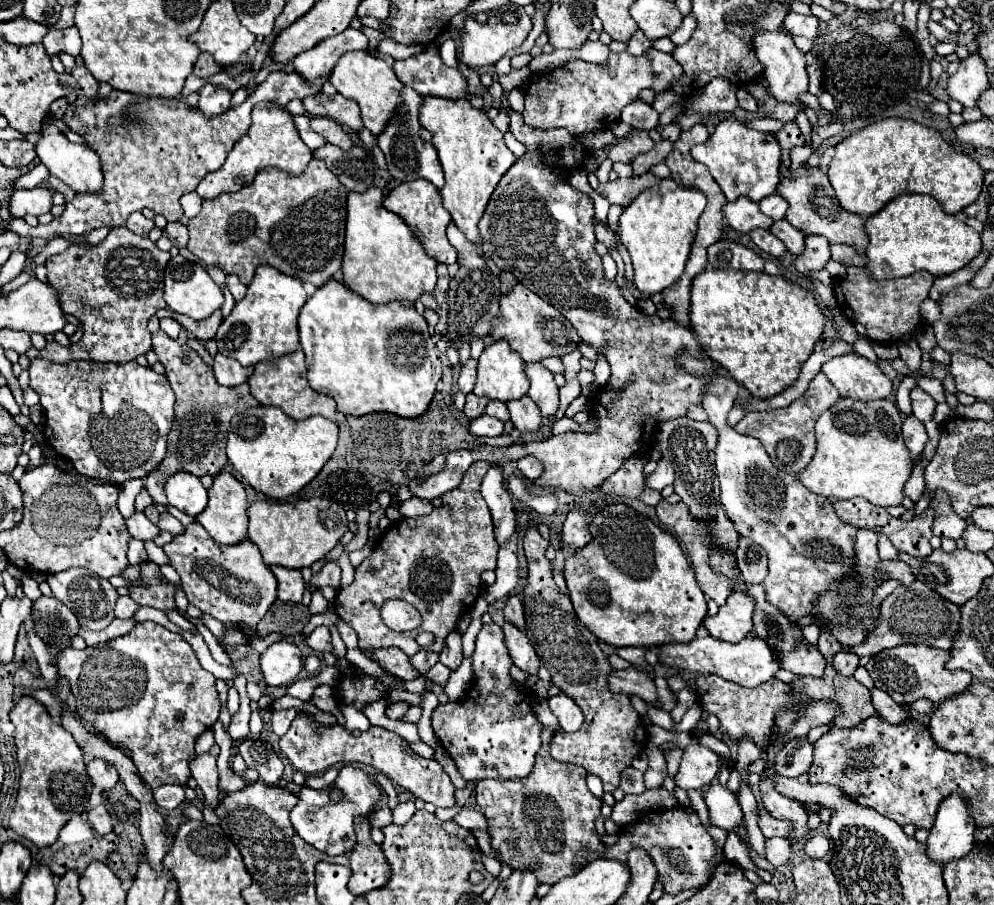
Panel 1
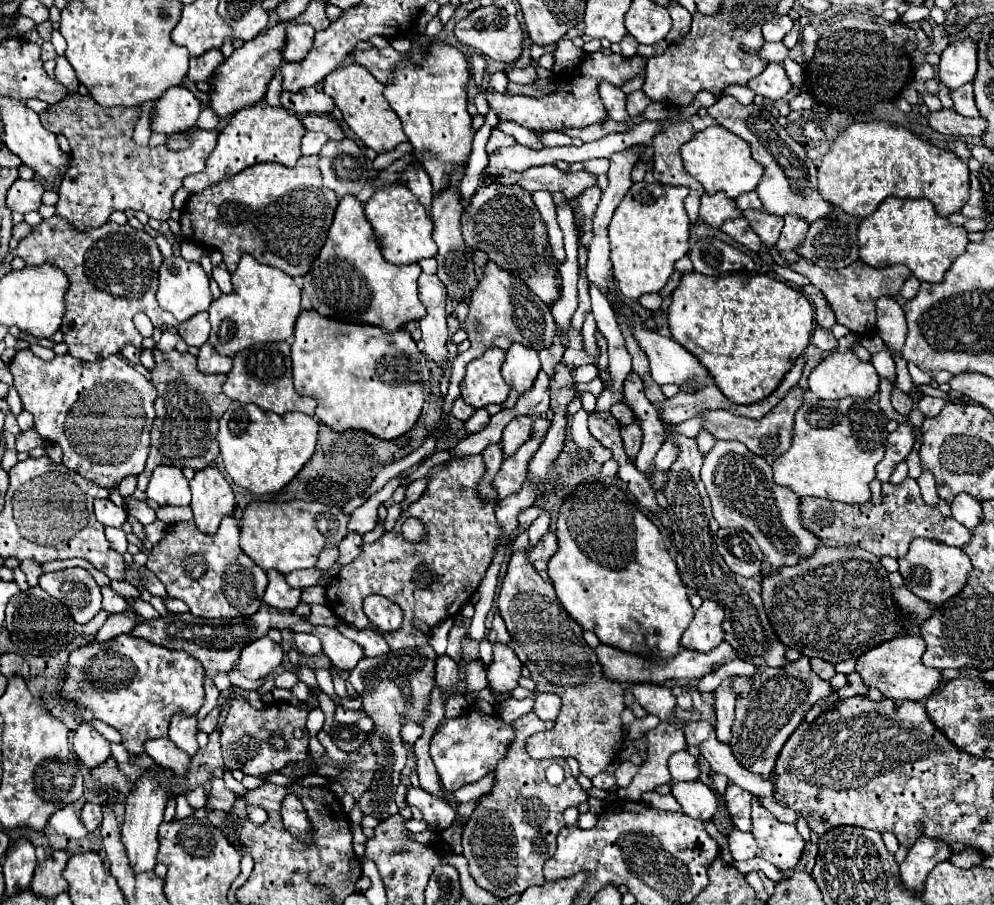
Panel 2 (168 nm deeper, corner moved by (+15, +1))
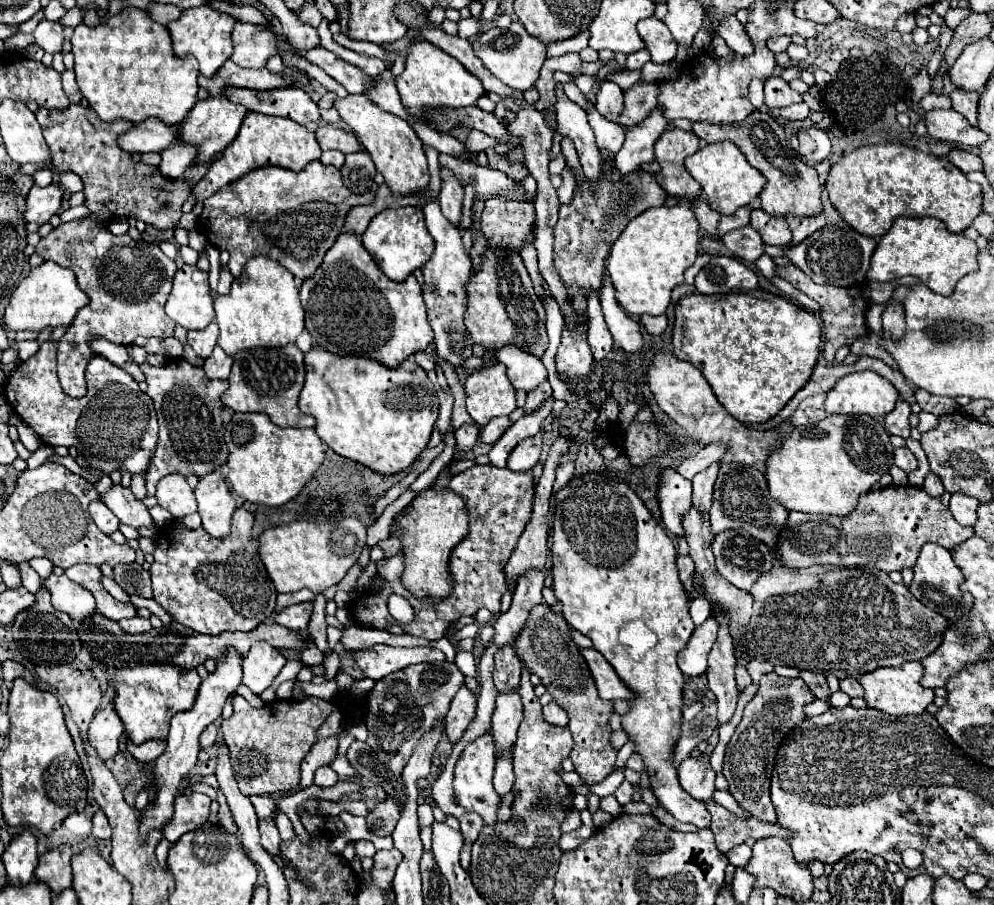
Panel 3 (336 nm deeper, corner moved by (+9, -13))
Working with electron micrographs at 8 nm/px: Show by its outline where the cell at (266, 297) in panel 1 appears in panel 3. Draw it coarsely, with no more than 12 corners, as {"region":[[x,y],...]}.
{"region":[[251,259],[215,300],[219,347],[295,343],[305,329],[295,277]]}

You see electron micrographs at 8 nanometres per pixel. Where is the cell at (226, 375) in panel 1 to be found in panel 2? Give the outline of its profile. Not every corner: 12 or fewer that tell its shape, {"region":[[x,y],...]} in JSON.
{"region":[[209,343],[197,355],[199,371],[229,373],[233,359],[219,355]]}

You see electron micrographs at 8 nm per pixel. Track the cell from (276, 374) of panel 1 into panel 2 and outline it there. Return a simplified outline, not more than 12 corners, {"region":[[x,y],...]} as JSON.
{"region":[[289,343],[233,357],[223,393],[277,415],[315,415],[293,389]]}

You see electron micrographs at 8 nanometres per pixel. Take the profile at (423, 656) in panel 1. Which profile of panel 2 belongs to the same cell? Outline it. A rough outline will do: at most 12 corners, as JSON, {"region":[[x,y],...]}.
{"region":[[431,645],[367,657],[347,681],[375,721],[377,771],[359,799],[377,819],[399,813],[409,749],[403,719],[425,717]]}

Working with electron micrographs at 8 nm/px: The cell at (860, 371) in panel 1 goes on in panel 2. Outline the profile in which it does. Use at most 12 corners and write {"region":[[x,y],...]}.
{"region":[[833,351],[809,373],[819,399],[873,397],[879,375],[853,351]]}

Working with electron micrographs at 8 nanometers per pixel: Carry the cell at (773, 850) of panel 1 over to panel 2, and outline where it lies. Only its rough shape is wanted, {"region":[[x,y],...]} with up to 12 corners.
{"region":[[739,829],[729,833],[729,851],[735,861],[757,855],[757,841]]}

